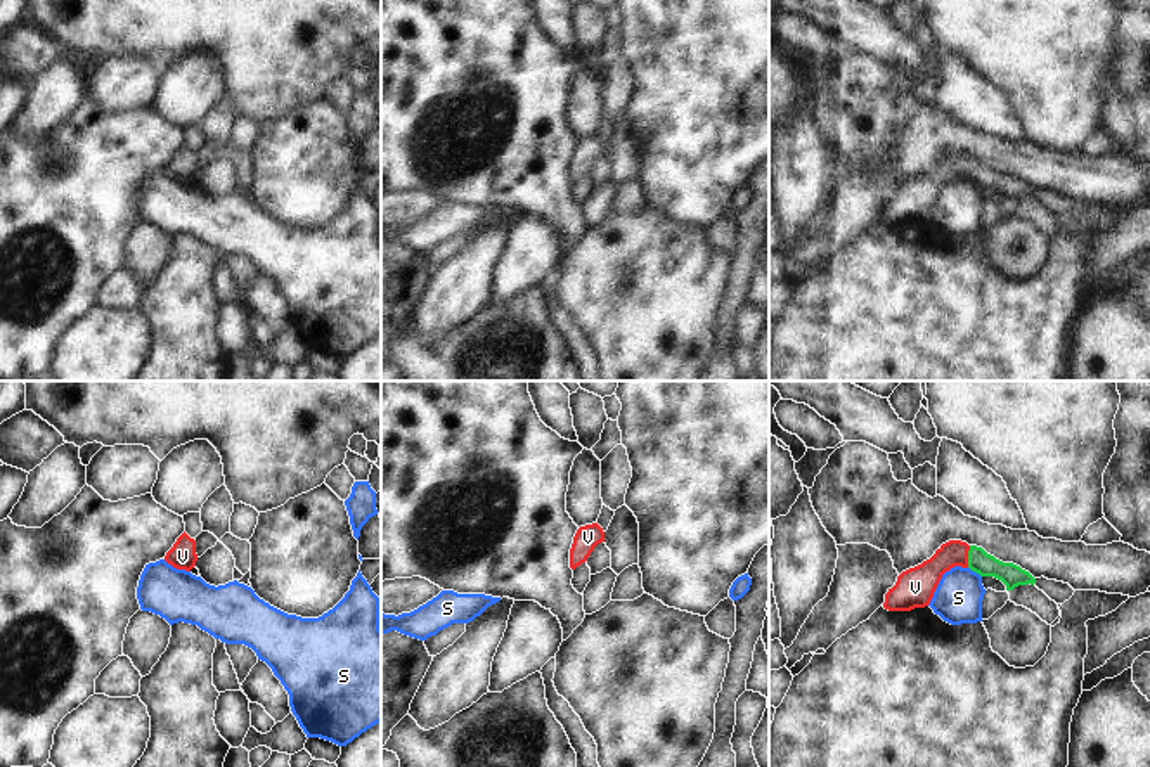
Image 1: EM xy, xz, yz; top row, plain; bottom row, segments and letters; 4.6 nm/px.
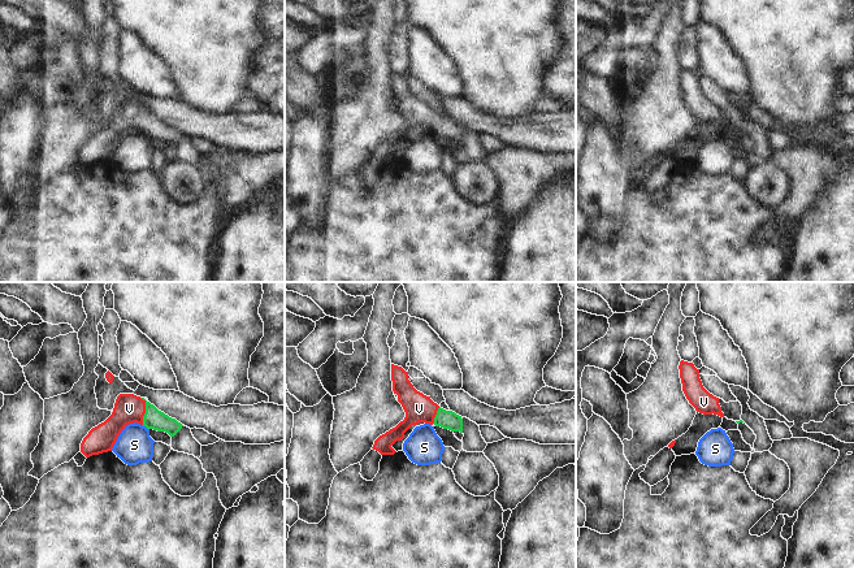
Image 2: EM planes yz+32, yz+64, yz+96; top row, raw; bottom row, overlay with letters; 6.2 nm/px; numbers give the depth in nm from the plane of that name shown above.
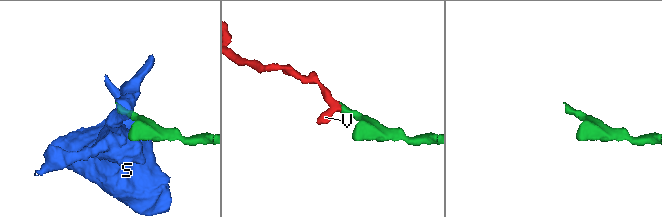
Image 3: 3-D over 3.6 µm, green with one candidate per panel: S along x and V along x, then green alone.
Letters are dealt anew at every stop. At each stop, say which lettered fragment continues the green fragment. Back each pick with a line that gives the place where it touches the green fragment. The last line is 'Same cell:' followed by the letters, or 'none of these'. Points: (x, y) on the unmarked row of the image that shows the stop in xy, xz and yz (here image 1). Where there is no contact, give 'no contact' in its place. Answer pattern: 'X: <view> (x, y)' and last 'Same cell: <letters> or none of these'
V: yz (969, 168)
Same cell: V

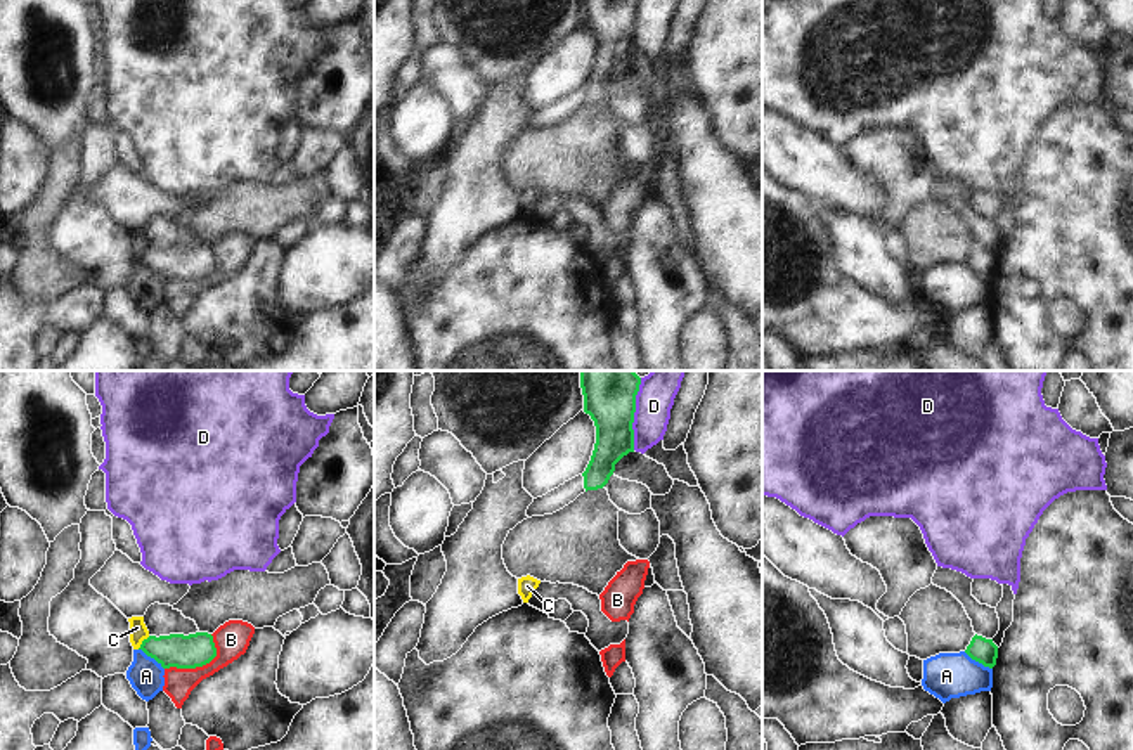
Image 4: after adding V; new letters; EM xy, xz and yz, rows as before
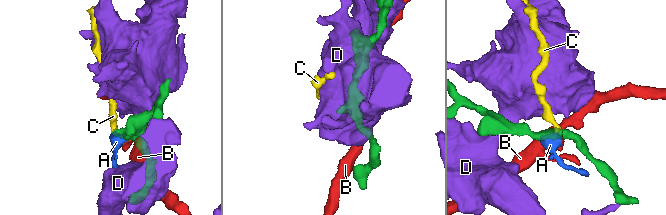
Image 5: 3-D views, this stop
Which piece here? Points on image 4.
Same cell: none of these

